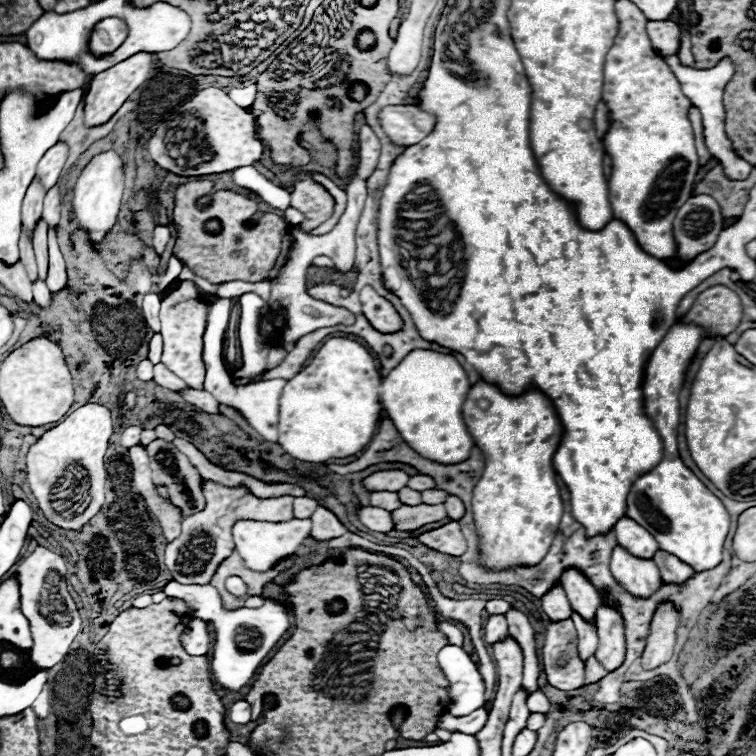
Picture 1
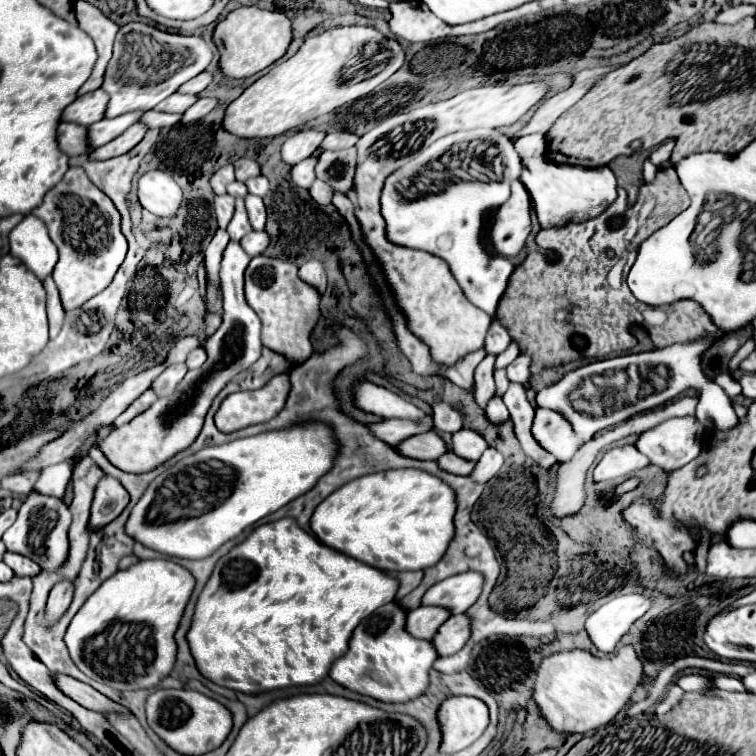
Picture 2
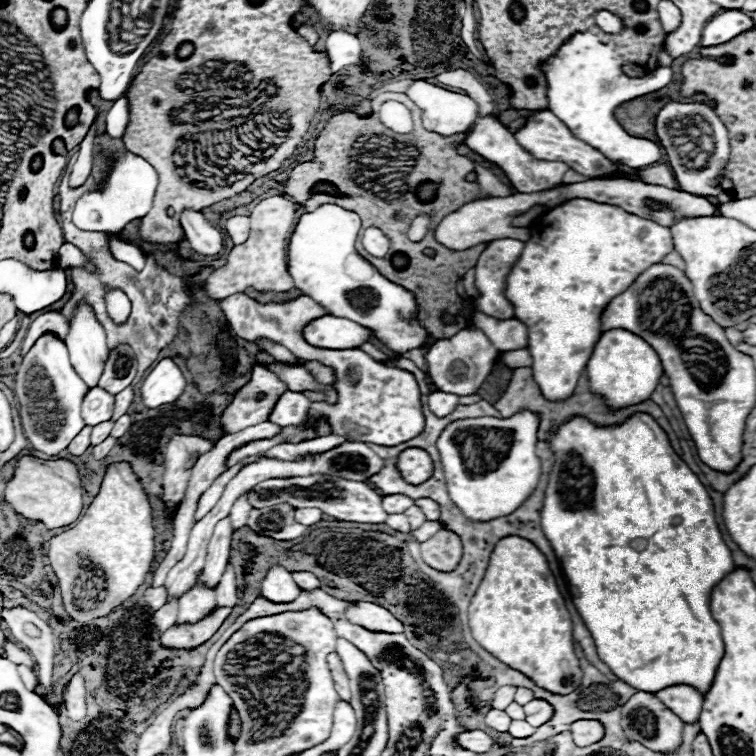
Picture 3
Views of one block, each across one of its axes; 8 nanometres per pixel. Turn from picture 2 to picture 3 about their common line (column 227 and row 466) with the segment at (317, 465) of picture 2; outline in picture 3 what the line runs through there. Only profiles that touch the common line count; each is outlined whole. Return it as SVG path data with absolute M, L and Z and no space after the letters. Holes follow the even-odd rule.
M522 410L510 418L482 416L458 420L442 432L438 438L438 450L448 494L466 518L472 518L474 522L502 518L530 498L542 474L542 464L536 456L538 426L540 416Z

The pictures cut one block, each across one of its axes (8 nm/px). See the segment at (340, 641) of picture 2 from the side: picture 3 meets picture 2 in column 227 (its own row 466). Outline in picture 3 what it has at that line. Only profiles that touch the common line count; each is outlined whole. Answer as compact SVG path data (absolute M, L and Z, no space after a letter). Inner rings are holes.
M634 414L622 426L612 426L612 428L594 428L588 420L574 418L572 422L564 424L556 434L548 436L548 440L550 440L548 444L556 452L556 458L560 460L560 466L554 466L554 470L550 472L550 482L546 488L544 510L542 510L542 530L548 542L552 544L554 554L558 556L560 568L566 574L568 584L572 586L570 588L572 602L594 638L600 660L612 670L616 678L628 682L628 686L632 686L634 690L652 690L652 694L656 694L658 690L664 690L664 686L688 684L688 686L698 686L702 696L706 696L706 692L714 682L718 664L724 656L722 630L720 624L714 622L710 612L710 594L712 594L710 590L714 590L714 586L734 570L734 560L718 530L714 518L714 506L708 496L708 490L700 484L698 476L686 466L686 462L672 450L666 432L648 414Z

